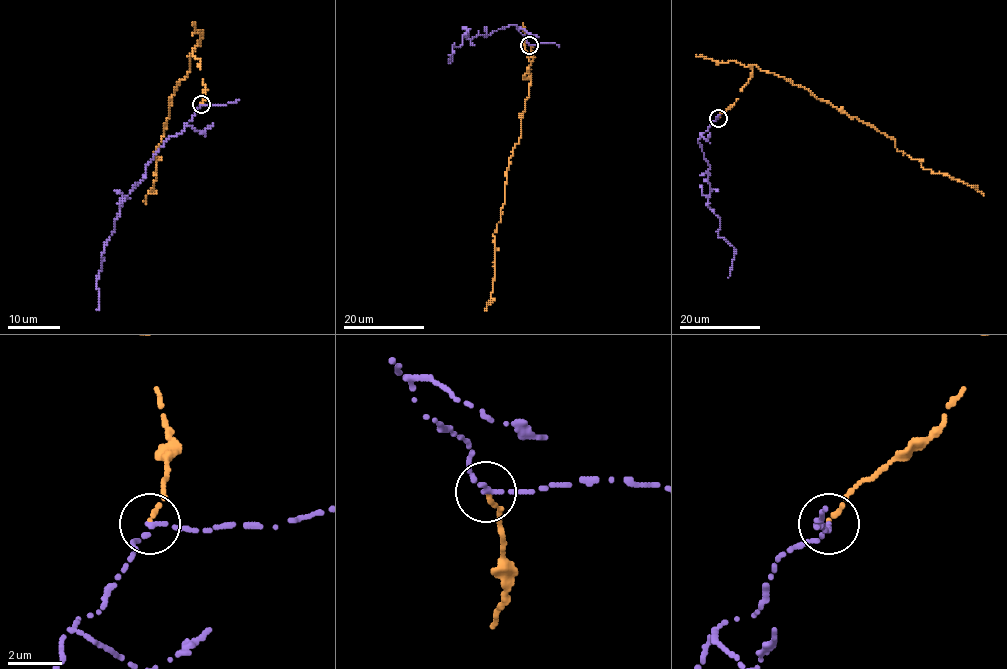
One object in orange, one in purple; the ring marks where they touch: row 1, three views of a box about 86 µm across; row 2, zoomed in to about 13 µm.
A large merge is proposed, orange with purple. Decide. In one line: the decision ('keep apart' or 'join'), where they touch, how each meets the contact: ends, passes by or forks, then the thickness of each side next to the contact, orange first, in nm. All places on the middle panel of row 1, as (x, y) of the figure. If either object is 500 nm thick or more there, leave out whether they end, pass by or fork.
join; place (529, 45); orange ends; purple passes by; calibres 180 and 140 nm

